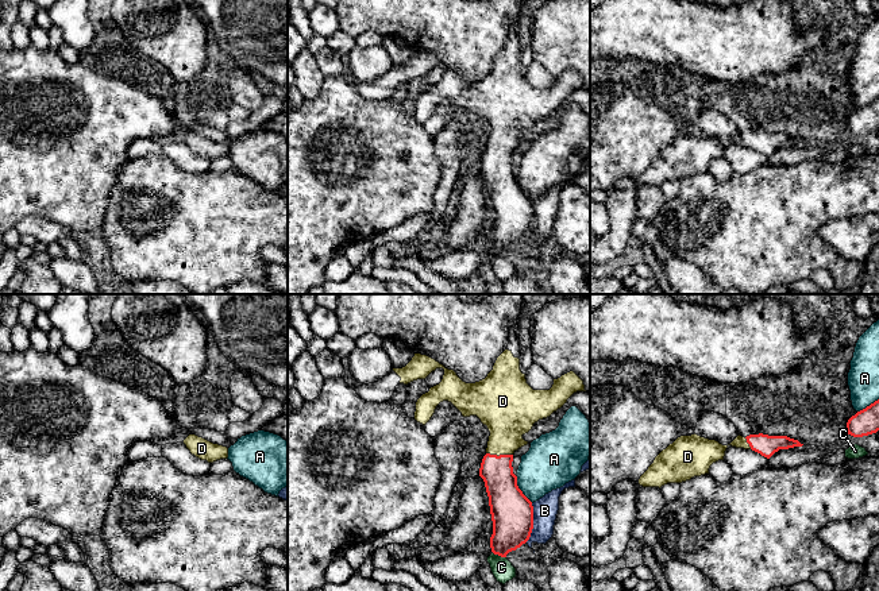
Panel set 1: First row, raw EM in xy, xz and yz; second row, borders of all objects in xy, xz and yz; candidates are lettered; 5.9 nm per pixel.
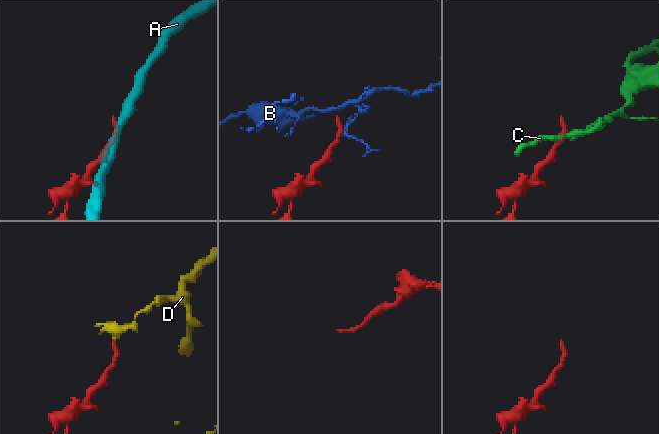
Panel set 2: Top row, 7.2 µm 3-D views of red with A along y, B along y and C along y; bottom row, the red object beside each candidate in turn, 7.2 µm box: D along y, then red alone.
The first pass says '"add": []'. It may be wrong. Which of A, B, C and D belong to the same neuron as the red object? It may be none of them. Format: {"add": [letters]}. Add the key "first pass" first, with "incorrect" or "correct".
{"first pass": "incorrect", "add": ["D"]}

